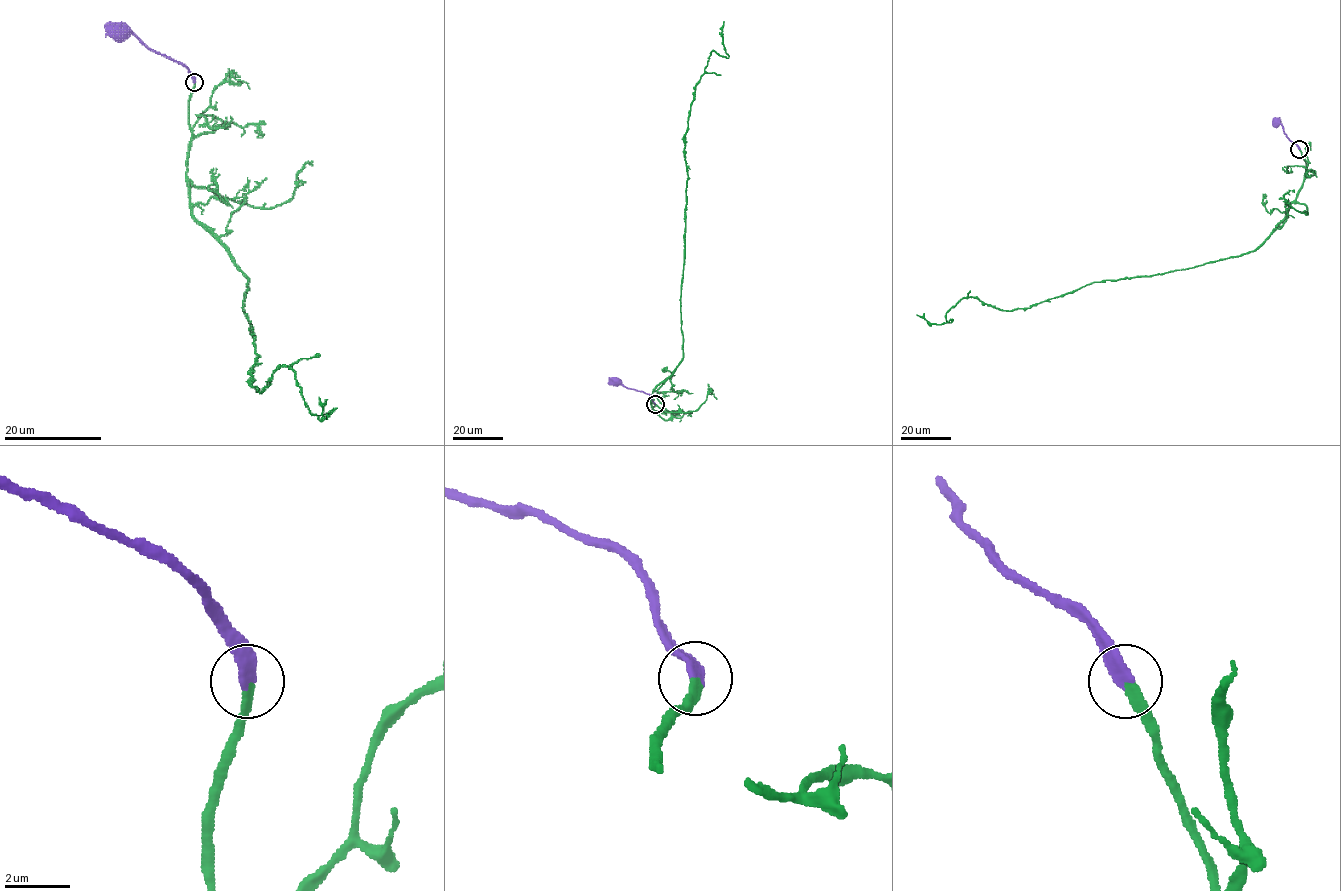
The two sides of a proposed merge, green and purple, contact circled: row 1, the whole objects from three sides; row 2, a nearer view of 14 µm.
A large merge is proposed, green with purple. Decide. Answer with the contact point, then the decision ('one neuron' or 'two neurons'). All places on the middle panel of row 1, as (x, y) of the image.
(655, 404) | one neuron

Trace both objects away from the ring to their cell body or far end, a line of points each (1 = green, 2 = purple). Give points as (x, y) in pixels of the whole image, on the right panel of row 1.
1: (1299, 149), (1297, 197), (1252, 251), (1010, 311), (964, 297), (950, 323), (916, 314)
2: (1299, 149), (1276, 121)

